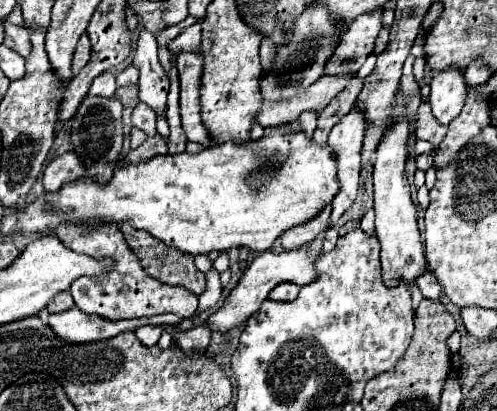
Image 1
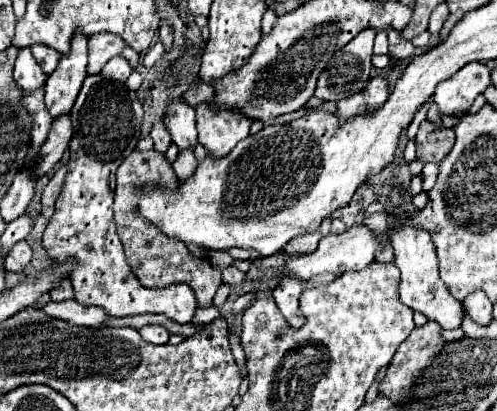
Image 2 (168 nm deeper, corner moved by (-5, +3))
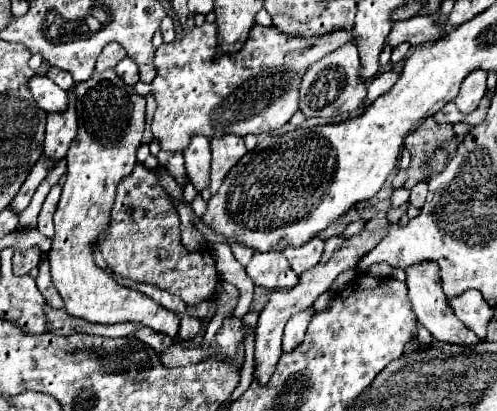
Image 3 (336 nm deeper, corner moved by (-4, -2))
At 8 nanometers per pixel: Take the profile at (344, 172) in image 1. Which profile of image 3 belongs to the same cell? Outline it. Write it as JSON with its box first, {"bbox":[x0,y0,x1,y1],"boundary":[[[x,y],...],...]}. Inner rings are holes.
{"bbox":[365,72,399,106],"boundary":[[[381,72],[381,74],[377,74],[377,76],[371,80],[369,88],[367,88],[365,106],[373,104],[373,100],[377,100],[379,96],[387,94],[387,92],[393,88],[393,84],[397,82],[397,78],[399,78],[399,76],[397,76],[395,72]]]}

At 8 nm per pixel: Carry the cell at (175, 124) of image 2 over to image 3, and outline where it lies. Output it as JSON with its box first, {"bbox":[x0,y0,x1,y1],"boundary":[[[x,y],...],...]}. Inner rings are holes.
{"bbox":[185,136,211,190],"boundary":[[[193,136],[189,148],[185,148],[185,170],[195,190],[203,190],[209,184],[209,166],[211,166],[211,150],[209,138]]]}

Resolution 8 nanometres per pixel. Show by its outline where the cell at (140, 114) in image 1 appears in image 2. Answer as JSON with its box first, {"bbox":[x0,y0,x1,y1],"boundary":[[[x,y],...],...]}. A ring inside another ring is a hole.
{"bbox":[150,121,172,153],"boundary":[[[162,121],[154,123],[150,137],[152,137],[152,141],[154,141],[154,149],[156,149],[158,153],[166,153],[166,151],[168,151],[168,147],[170,147],[172,139],[170,139],[168,129],[162,125]]]}

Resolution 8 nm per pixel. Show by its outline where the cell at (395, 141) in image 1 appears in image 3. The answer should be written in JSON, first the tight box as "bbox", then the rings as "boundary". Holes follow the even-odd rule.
{"bbox":[405,262,479,346],"boundary":[[[437,262],[411,264],[405,272],[407,272],[407,280],[405,282],[407,282],[407,288],[409,288],[407,296],[409,296],[409,302],[411,302],[413,314],[417,316],[419,324],[423,324],[433,334],[435,340],[449,342],[449,344],[463,344],[463,346],[479,342],[475,332],[469,330],[461,320],[457,320],[457,316],[449,308],[449,300],[447,300],[447,296],[441,290],[441,276],[439,276]]]}

